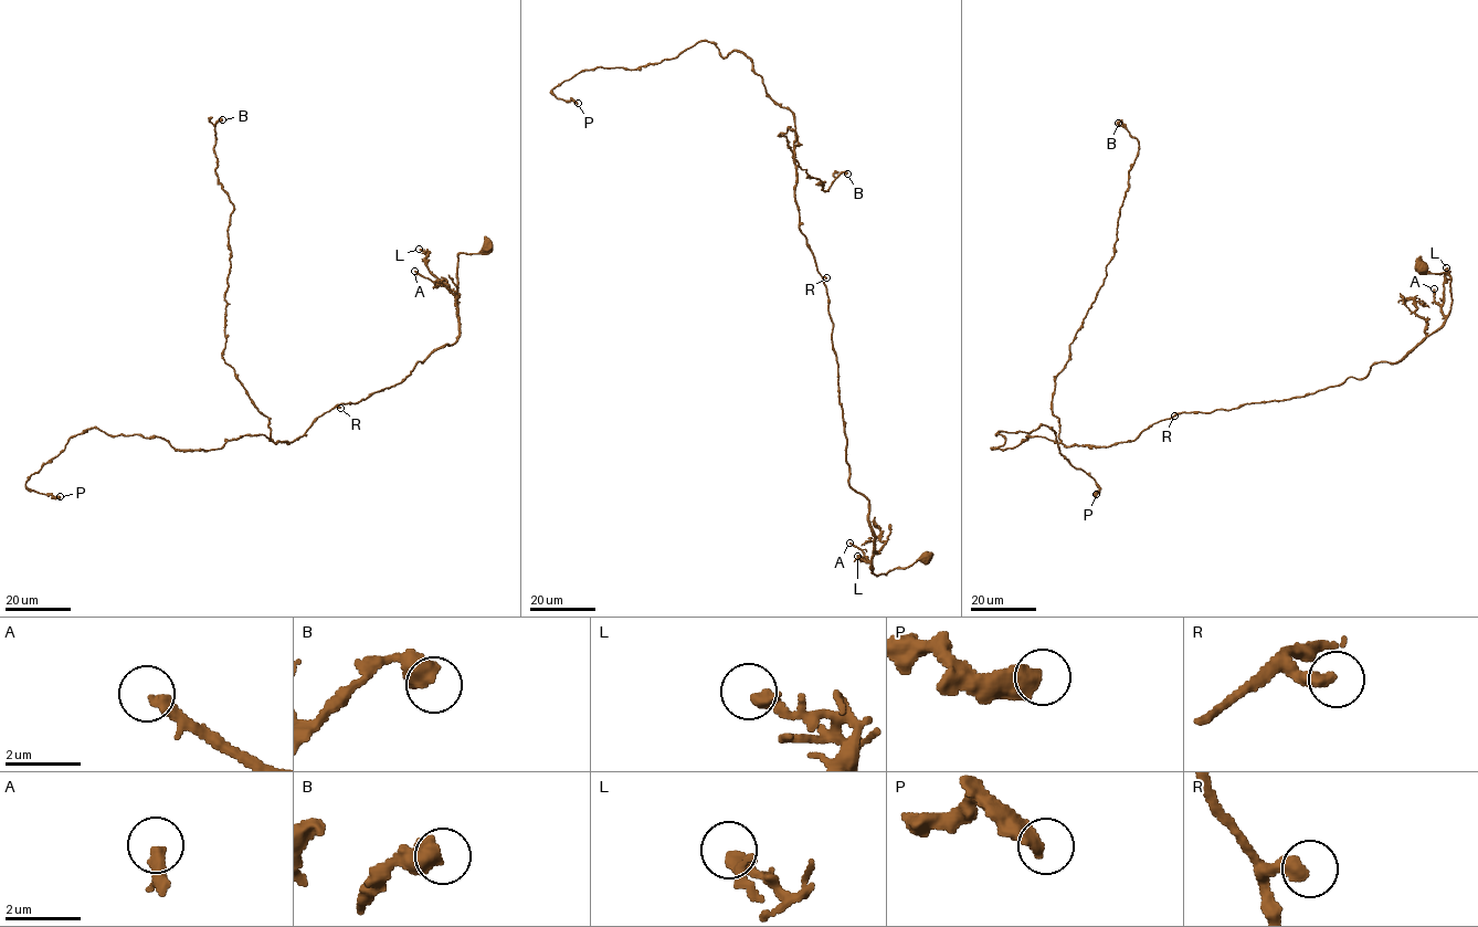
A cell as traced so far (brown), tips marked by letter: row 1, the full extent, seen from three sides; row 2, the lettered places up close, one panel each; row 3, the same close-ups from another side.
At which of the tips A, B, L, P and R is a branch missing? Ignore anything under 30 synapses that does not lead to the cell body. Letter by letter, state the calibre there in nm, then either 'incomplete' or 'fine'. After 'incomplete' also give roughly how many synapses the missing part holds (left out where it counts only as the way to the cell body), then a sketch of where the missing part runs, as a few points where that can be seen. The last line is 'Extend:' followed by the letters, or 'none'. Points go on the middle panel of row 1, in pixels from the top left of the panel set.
A: 280 nm thick; incomplete; about 30 synapses; missing branch runs (850, 543), (845, 529), (850, 523)
B: 600 nm thick; fine
L: 360 nm thick; fine
P: 500 nm thick; fine
R: 360 nm thick; fine
Extend: A

